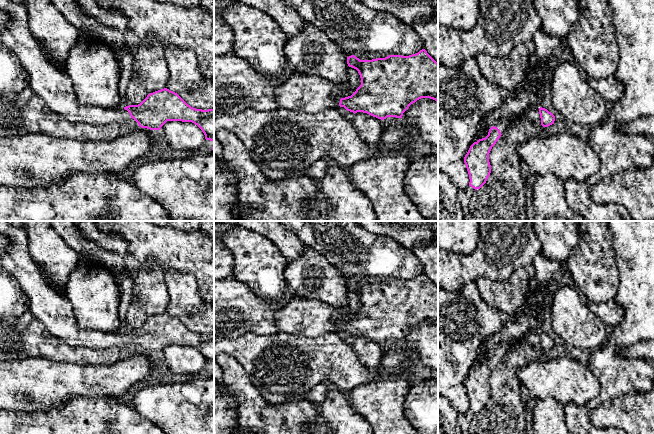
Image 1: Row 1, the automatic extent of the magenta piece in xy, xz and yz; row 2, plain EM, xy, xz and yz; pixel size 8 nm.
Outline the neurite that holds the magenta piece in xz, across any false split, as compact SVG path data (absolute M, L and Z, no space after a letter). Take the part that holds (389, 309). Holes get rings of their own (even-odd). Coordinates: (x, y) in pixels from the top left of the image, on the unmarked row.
M425 273L409 280L389 279L385 282L360 284L354 279L347 281L349 291L356 293L361 302L361 309L353 316L348 310L339 310L314 299L292 298L290 302L275 312L275 320L279 332L309 337L323 335L327 332L344 331L347 335L367 337L384 344L387 341L402 342L409 330L421 322L430 322L438 327L438 287Z

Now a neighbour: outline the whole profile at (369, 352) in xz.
M357 336L352 344L359 361L368 369L375 369L381 363L384 354L383 344L367 337Z

